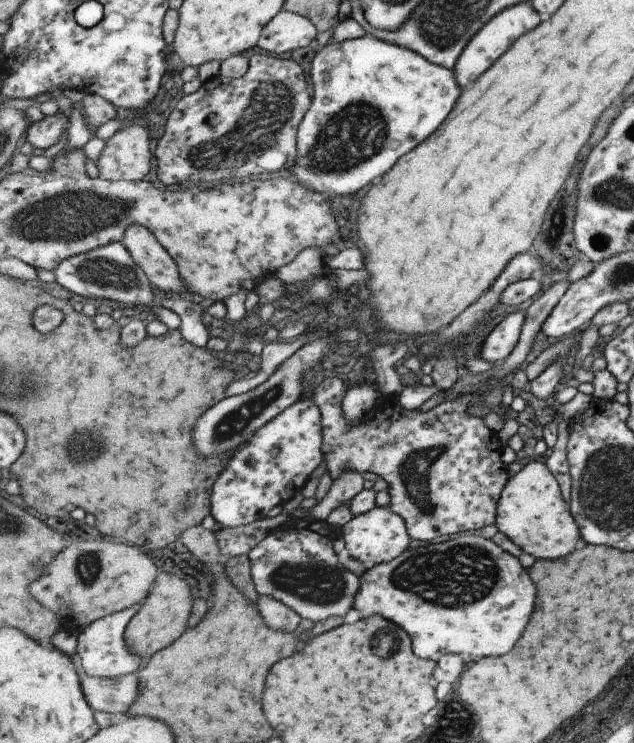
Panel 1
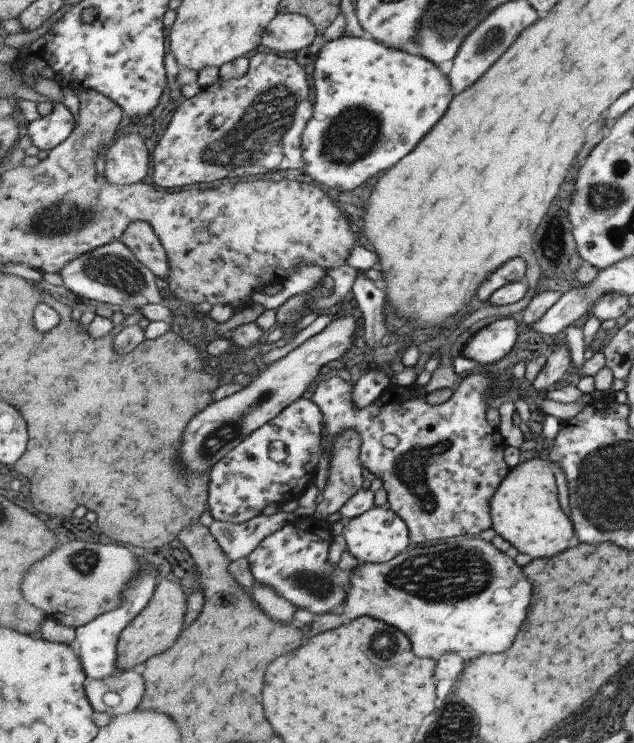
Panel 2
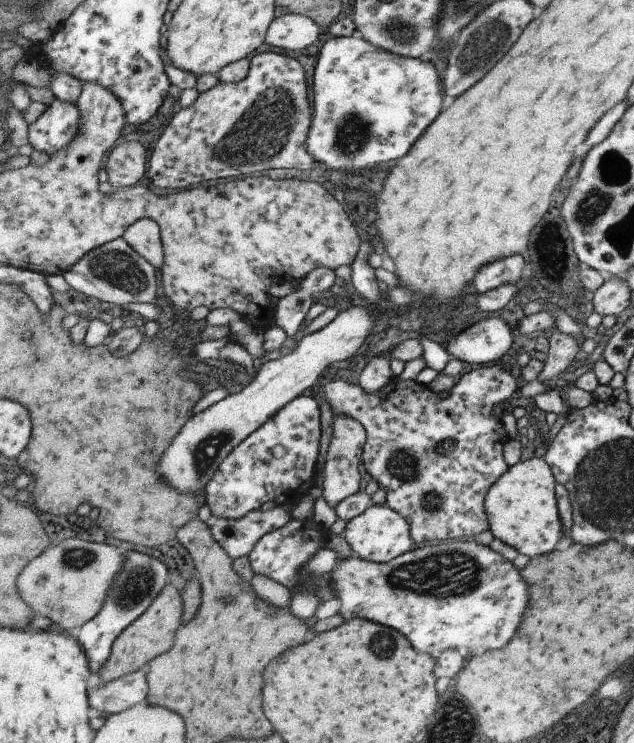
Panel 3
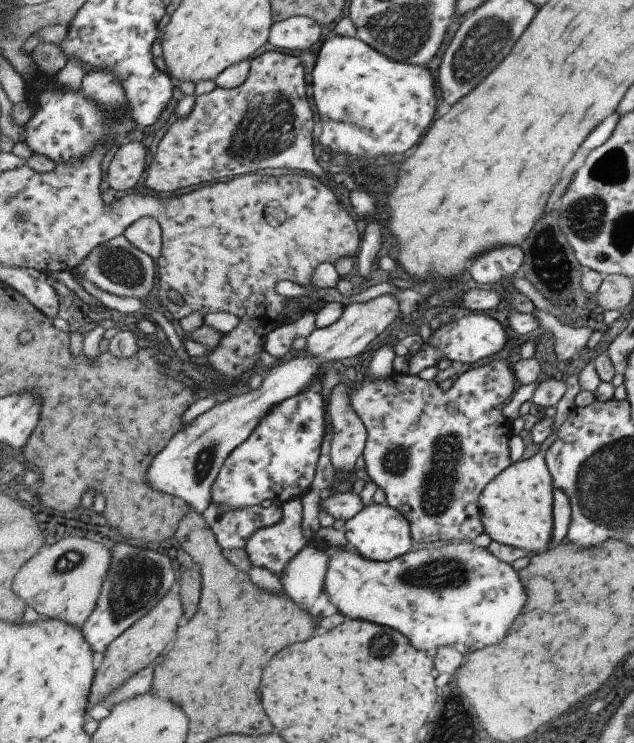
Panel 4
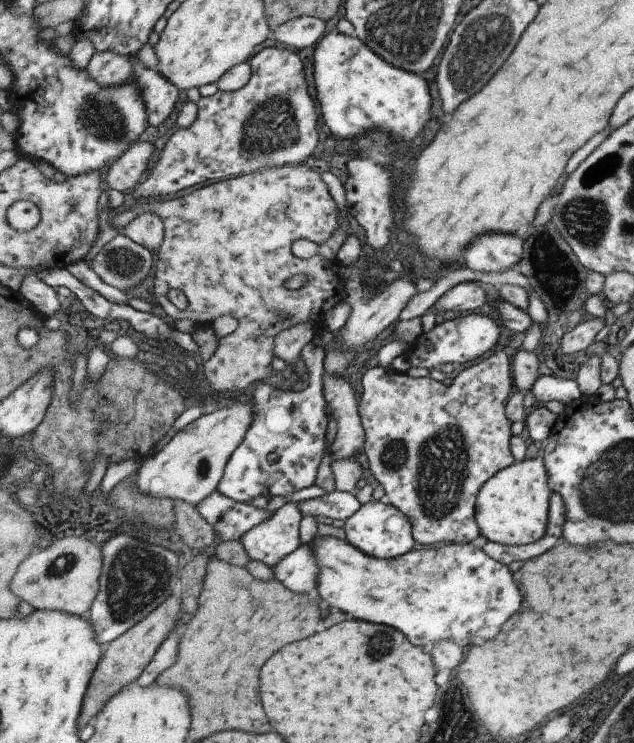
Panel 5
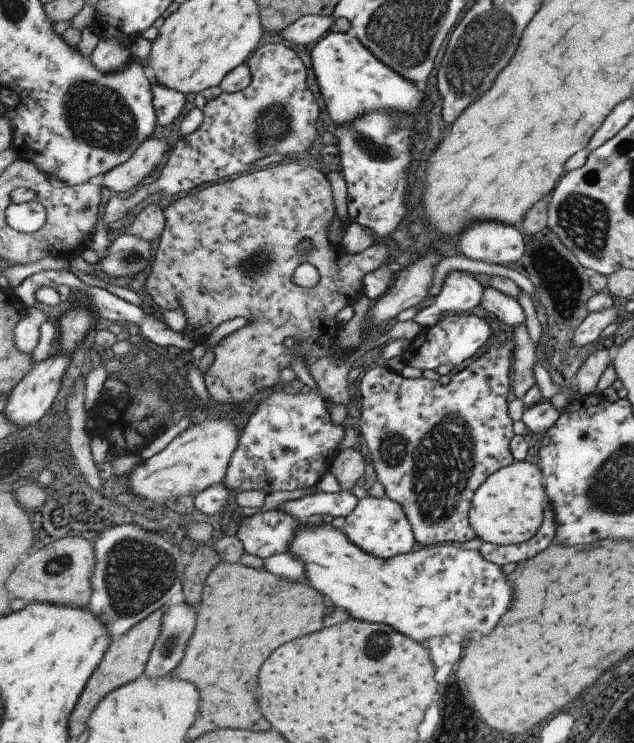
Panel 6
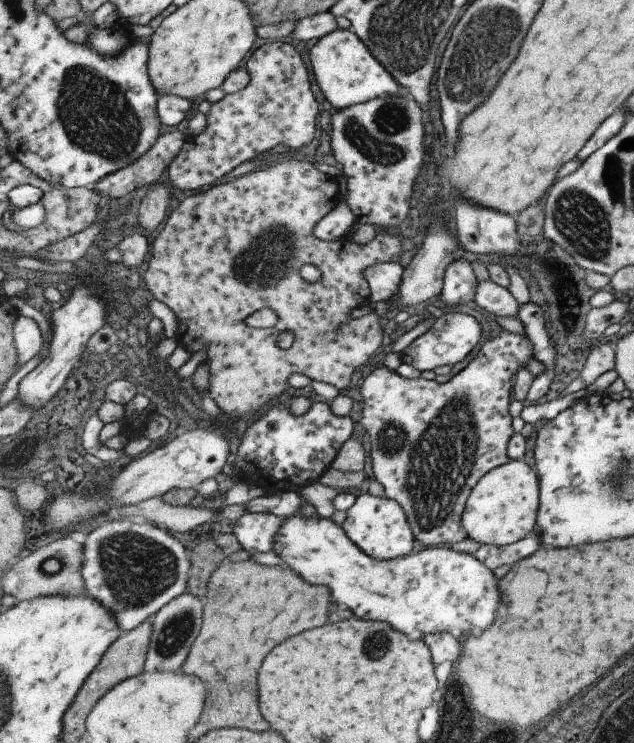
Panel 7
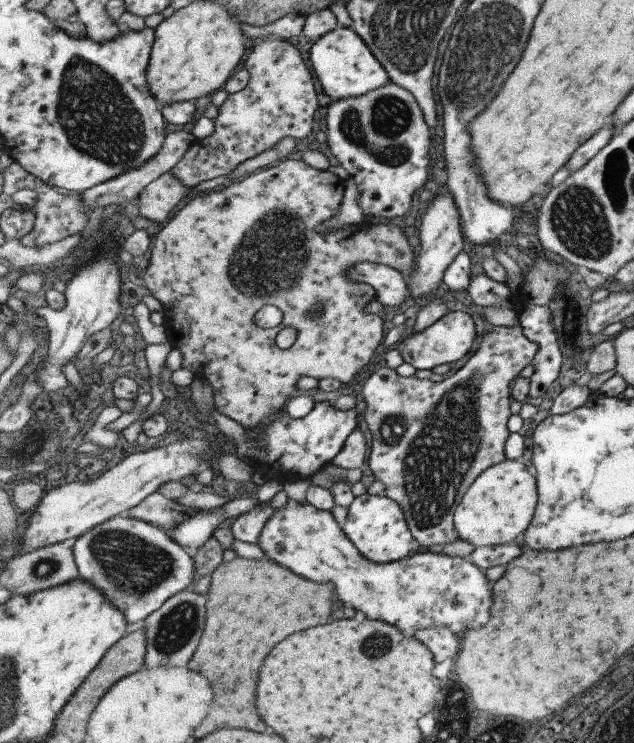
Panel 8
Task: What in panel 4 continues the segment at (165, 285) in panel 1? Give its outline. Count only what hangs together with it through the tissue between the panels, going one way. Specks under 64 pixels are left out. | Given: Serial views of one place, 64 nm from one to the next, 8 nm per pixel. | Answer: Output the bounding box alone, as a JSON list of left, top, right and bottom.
[123,216,164,261]

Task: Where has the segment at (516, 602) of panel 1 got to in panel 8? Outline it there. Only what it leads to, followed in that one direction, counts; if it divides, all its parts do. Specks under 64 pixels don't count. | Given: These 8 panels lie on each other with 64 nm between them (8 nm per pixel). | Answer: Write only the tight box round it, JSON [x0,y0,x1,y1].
[257,500,493,636]

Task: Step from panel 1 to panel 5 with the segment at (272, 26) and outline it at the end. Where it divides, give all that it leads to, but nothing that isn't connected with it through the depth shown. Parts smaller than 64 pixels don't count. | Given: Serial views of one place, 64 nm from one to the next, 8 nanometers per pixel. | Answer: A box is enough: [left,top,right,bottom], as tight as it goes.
[272,15,327,50]

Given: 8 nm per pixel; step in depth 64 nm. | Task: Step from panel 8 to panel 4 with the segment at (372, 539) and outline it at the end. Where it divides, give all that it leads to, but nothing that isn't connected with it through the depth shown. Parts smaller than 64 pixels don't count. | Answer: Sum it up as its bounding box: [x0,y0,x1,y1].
[343,503,415,561]

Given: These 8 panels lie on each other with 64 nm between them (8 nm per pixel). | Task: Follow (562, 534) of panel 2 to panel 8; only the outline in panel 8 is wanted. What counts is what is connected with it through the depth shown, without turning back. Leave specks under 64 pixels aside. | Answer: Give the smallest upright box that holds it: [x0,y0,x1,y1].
[454,459,539,547]

